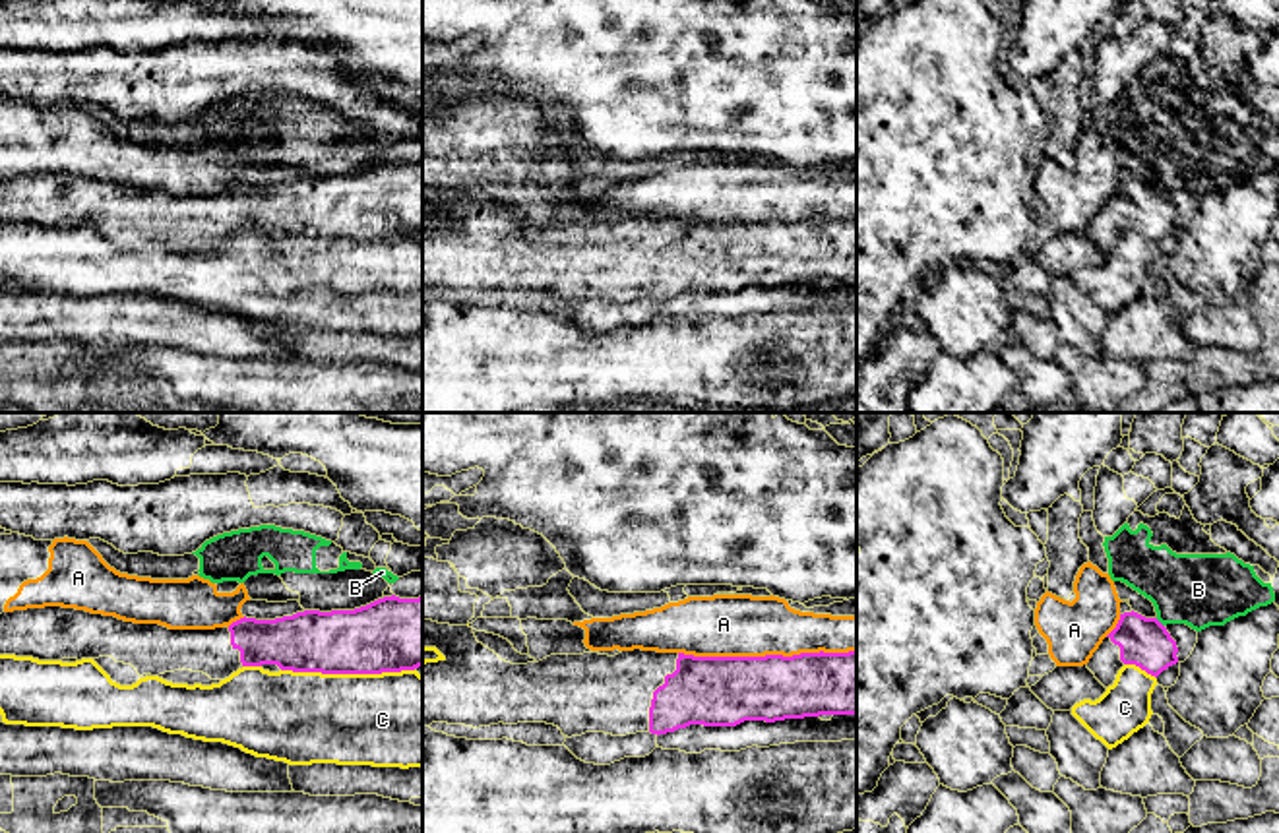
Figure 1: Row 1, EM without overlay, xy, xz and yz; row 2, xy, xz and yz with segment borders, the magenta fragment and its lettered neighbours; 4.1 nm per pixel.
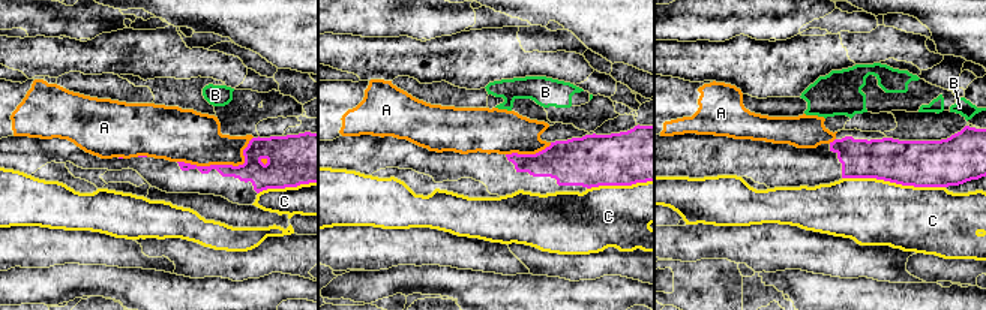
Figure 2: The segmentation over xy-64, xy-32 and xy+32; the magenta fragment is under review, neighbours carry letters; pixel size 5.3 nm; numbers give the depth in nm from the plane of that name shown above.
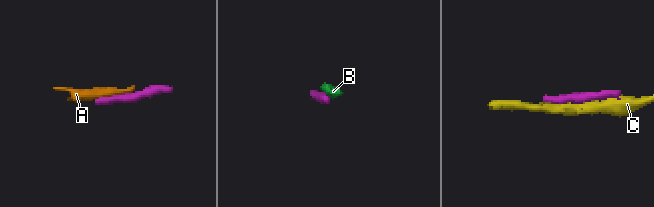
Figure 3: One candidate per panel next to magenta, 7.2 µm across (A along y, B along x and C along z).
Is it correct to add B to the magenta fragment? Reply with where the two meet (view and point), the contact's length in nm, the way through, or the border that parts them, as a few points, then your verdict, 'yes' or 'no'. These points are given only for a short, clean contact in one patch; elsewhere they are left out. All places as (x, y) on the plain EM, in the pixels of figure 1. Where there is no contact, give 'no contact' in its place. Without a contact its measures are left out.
yz (1159, 188) | 50 nm | no

